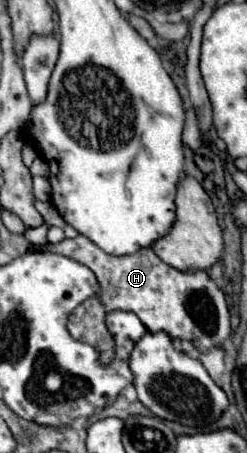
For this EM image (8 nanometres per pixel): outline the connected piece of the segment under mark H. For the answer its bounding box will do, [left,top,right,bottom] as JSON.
[43,235,231,359]

